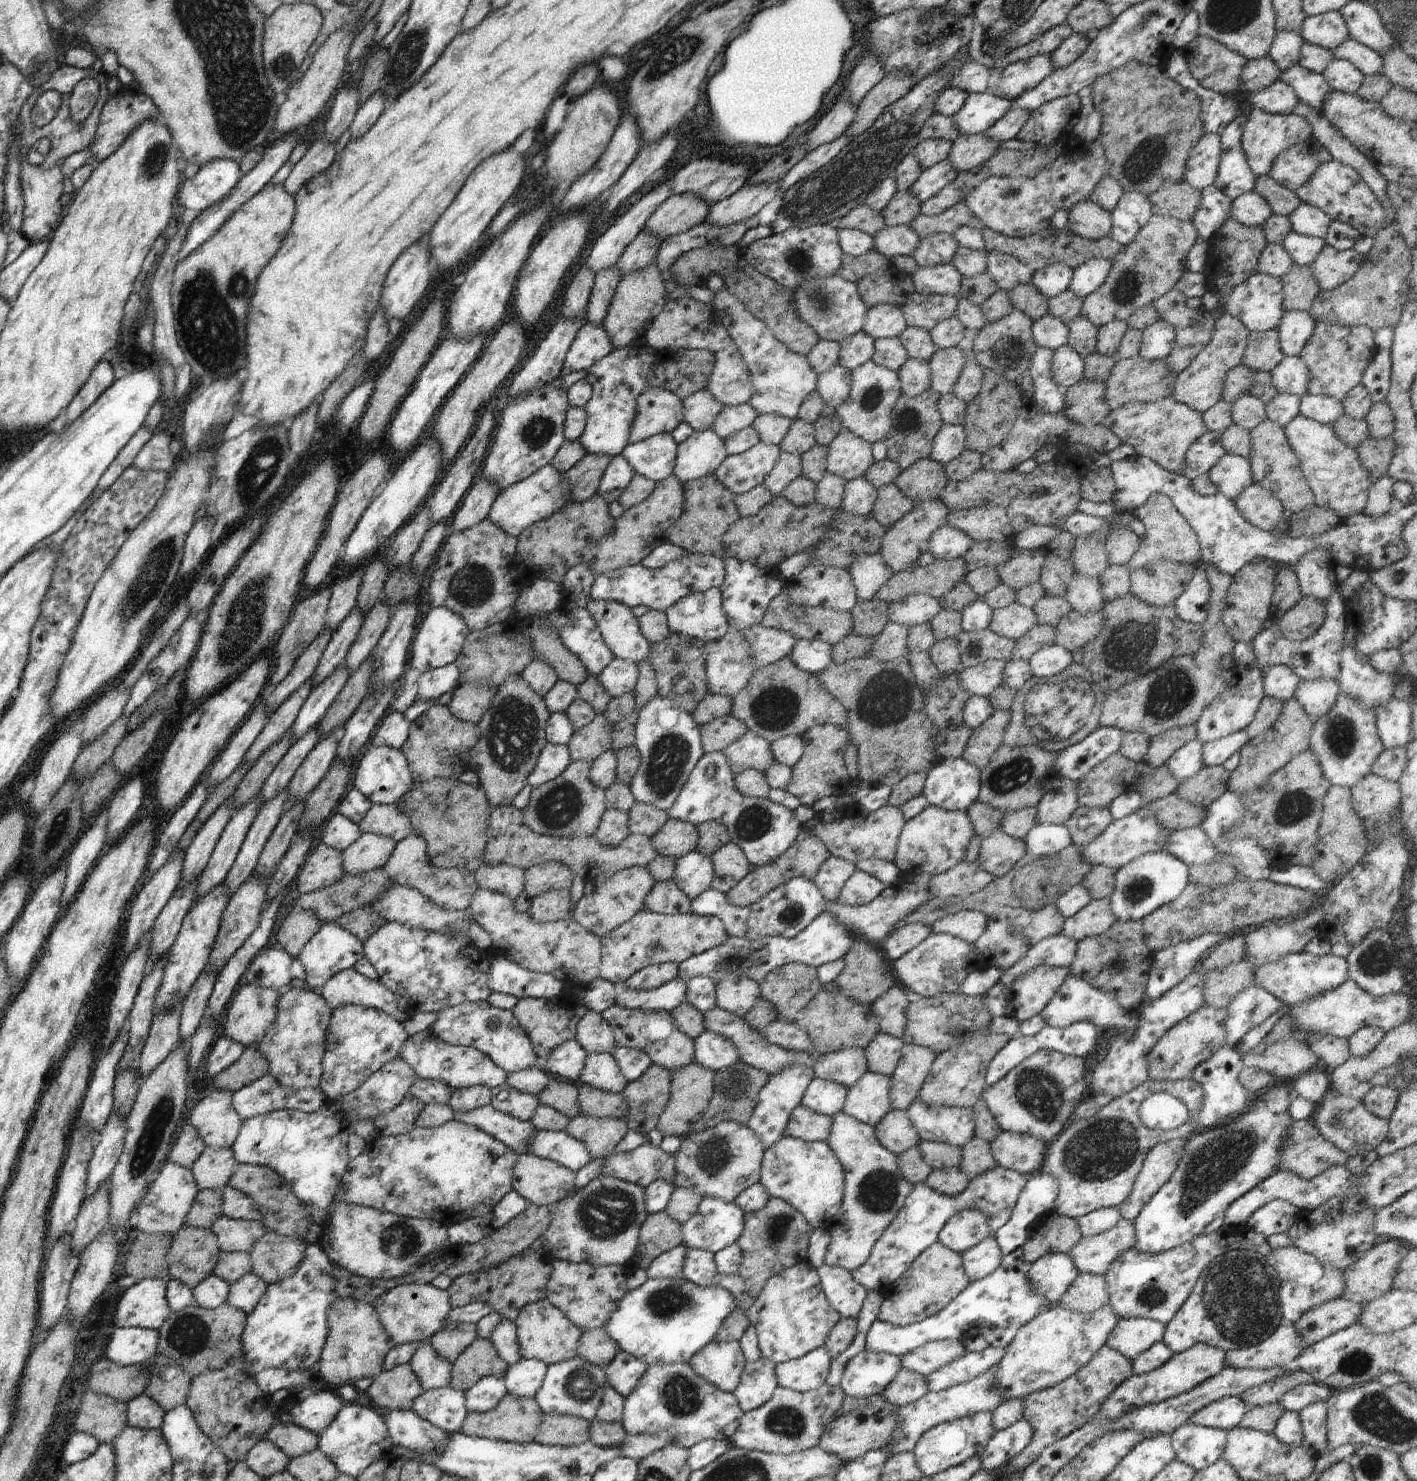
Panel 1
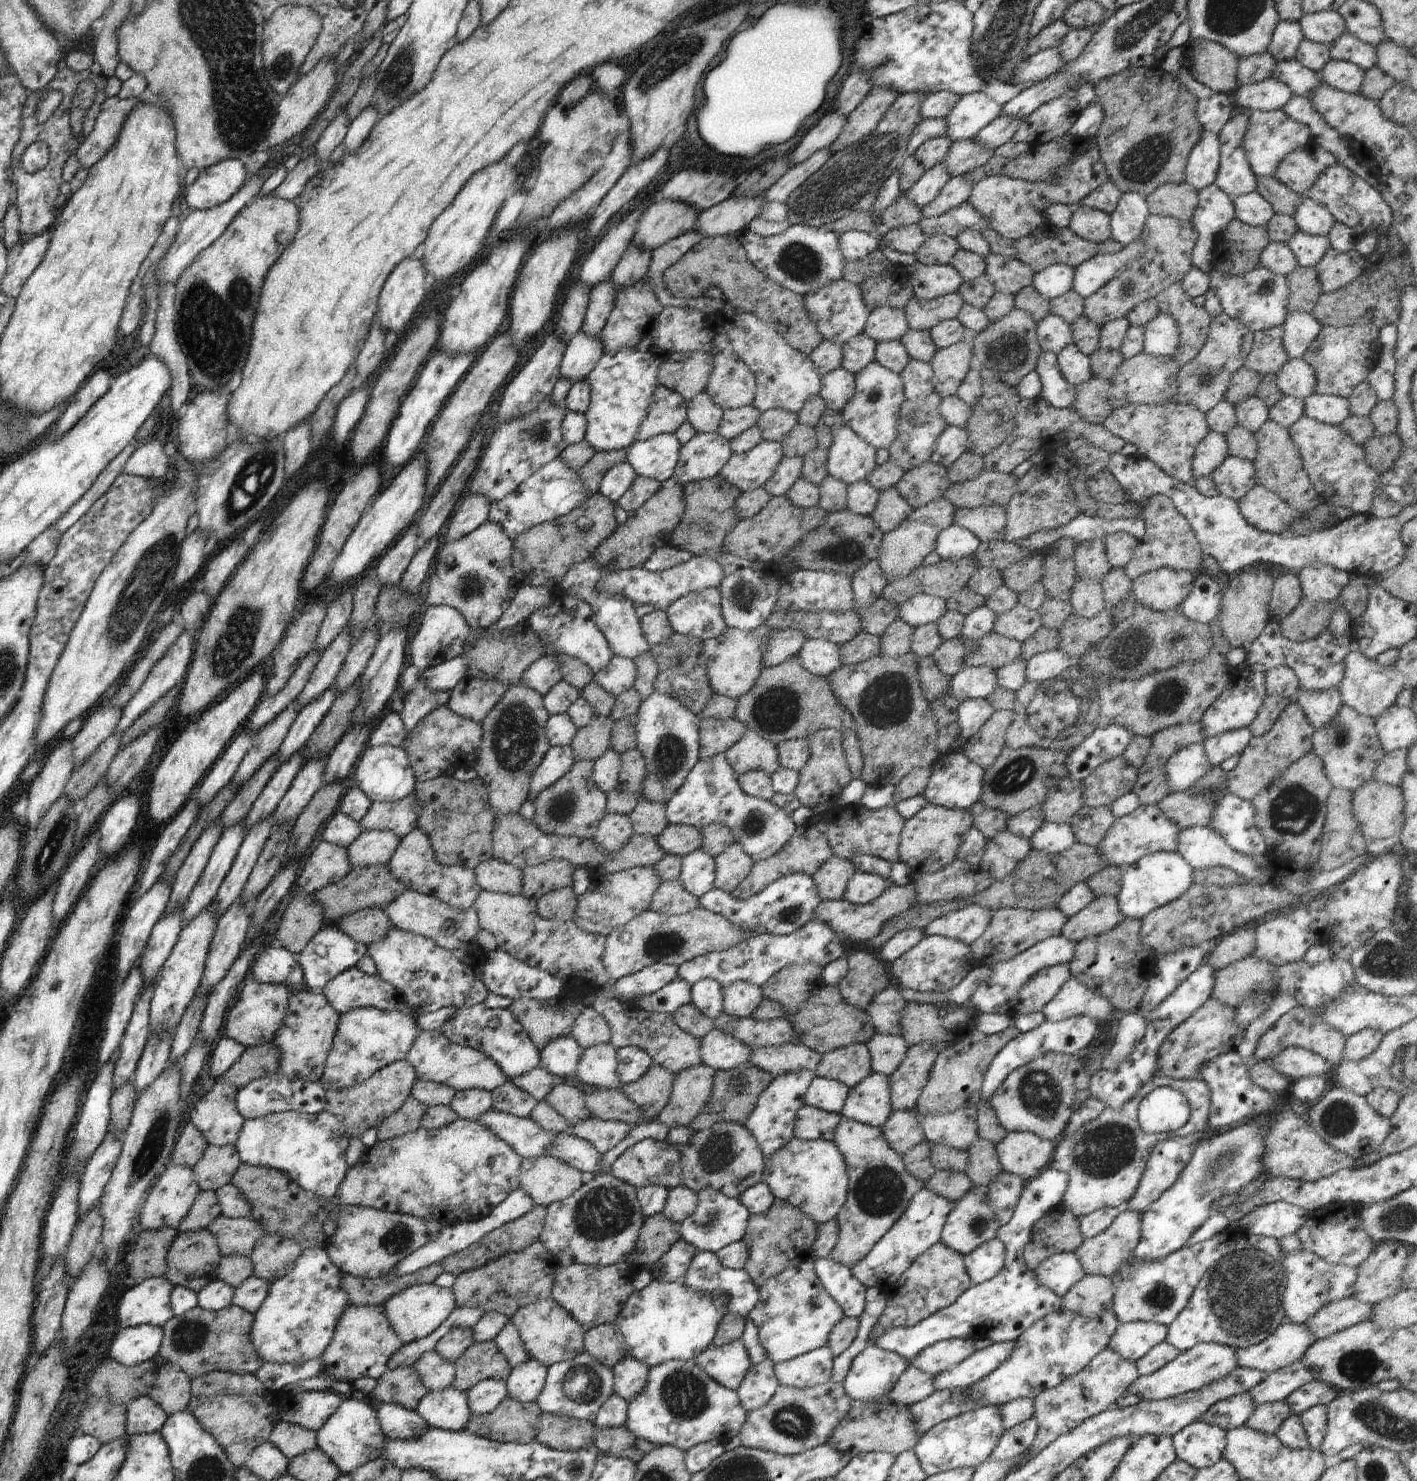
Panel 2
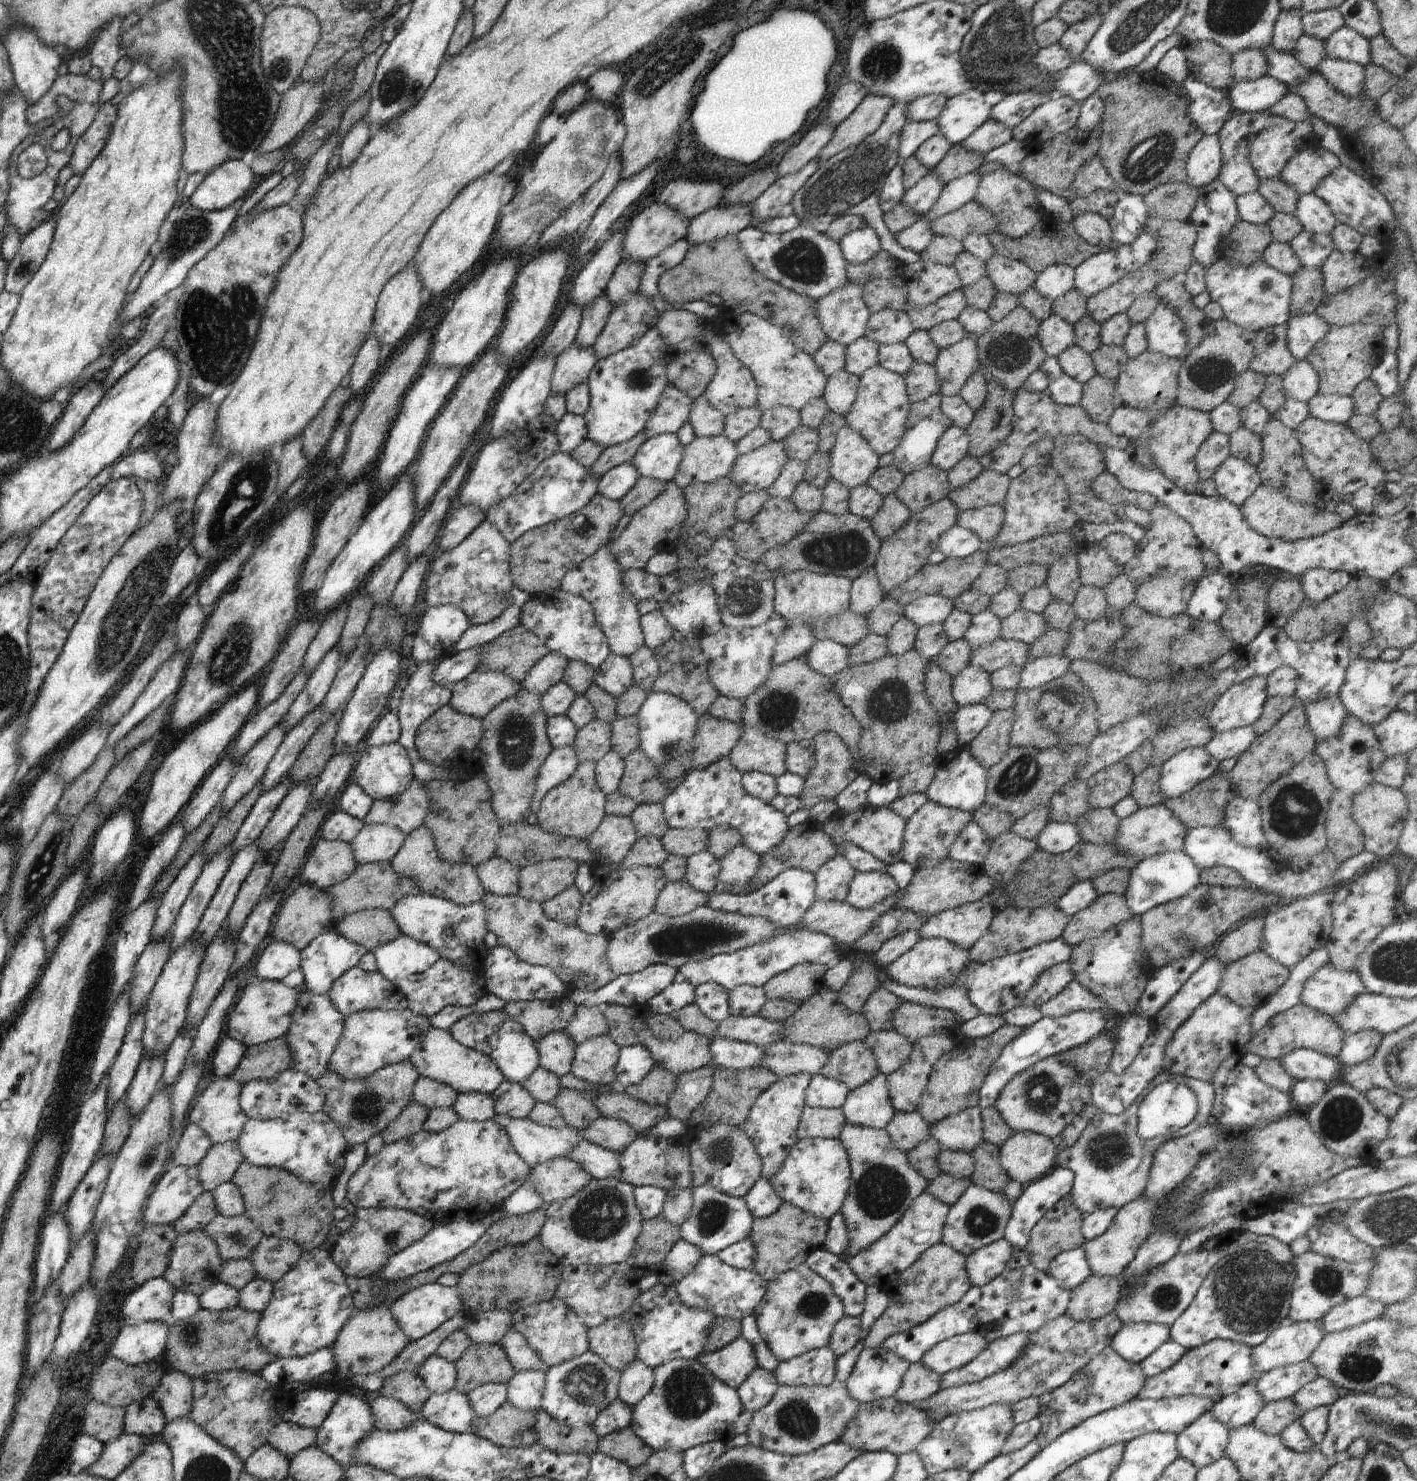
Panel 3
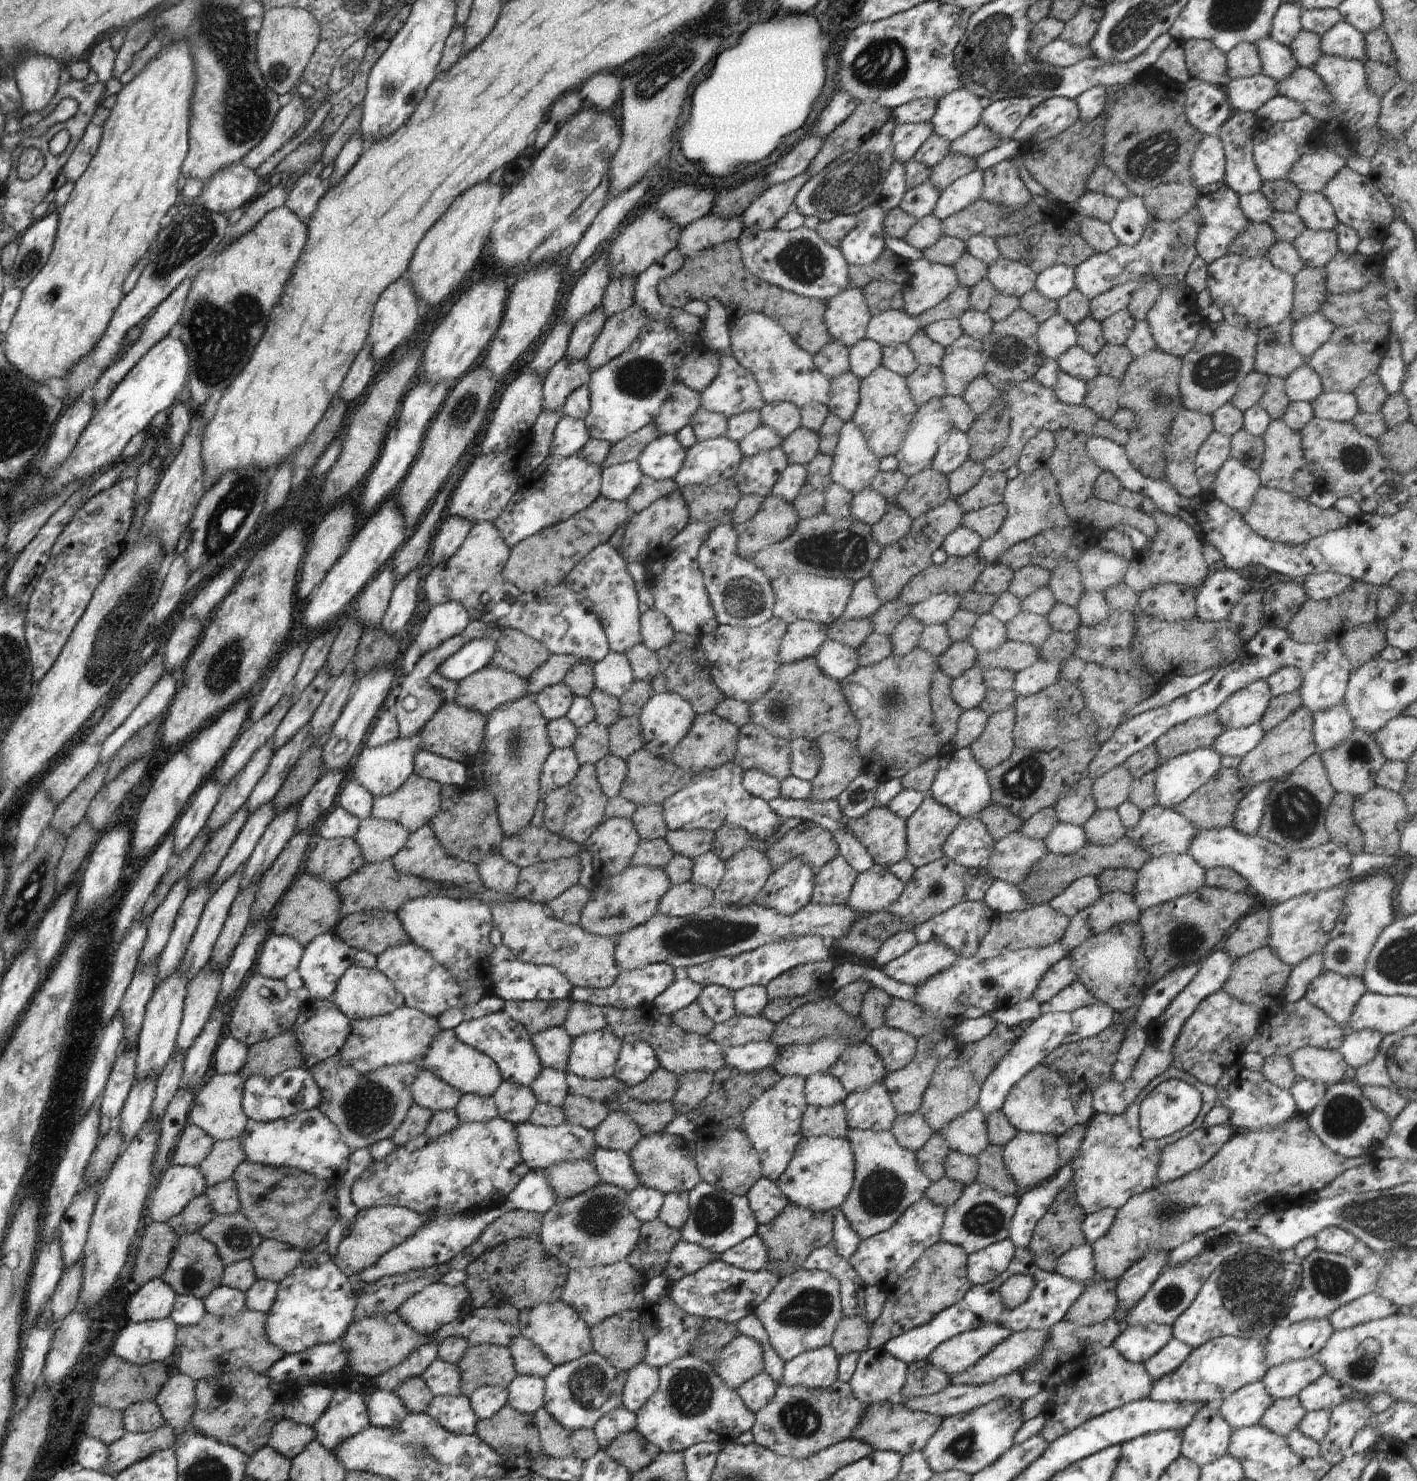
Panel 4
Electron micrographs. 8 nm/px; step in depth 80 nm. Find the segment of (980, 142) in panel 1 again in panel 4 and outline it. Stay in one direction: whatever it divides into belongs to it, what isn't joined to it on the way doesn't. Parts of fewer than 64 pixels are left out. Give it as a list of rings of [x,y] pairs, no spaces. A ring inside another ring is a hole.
[[[950,151],[942,162],[931,167],[929,181],[941,193],[952,182],[971,173],[974,169],[976,169],[975,159]]]

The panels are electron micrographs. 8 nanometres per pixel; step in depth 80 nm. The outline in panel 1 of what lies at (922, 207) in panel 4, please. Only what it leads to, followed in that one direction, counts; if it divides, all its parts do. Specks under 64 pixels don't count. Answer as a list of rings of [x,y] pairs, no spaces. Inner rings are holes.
[[[950,159],[943,160],[930,168],[923,169],[918,180],[910,187],[920,202],[932,198],[957,177],[957,170]]]

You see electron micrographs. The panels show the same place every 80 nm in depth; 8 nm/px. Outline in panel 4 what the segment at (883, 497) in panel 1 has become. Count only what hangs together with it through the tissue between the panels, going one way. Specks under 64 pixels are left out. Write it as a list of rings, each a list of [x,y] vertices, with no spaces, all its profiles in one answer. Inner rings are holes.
[[[890,502],[886,514],[876,524],[871,526],[874,538],[880,549],[886,548],[893,542],[898,542],[909,533],[913,519],[894,502]]]

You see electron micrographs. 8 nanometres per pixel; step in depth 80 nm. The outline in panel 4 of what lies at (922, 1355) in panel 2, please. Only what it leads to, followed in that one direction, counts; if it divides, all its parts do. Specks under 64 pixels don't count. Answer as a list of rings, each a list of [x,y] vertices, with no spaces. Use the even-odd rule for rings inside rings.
[[[998,1323],[966,1331],[940,1343],[926,1361],[947,1375],[963,1373],[1012,1333]]]

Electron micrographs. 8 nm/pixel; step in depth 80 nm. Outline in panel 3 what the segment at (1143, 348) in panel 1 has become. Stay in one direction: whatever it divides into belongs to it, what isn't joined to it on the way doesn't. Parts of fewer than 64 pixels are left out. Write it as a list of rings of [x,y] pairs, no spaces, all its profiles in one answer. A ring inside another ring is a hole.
[[[1162,303],[1145,320],[1147,350],[1184,360],[1187,336],[1181,318]]]

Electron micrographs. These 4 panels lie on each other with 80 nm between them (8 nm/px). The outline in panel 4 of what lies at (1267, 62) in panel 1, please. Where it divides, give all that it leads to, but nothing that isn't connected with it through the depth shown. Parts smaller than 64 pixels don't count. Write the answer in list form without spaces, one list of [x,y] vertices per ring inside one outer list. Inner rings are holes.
[[[1240,43],[1225,54],[1231,79],[1250,78],[1262,72],[1261,60],[1254,43]]]

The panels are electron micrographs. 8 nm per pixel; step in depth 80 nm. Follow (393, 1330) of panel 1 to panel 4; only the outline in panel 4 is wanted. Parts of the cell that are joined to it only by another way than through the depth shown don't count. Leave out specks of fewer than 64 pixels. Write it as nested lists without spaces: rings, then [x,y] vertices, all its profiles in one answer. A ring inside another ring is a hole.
[[[436,1282],[409,1296],[396,1311],[416,1332],[431,1335],[441,1326],[462,1318],[471,1308],[465,1284],[451,1287]]]

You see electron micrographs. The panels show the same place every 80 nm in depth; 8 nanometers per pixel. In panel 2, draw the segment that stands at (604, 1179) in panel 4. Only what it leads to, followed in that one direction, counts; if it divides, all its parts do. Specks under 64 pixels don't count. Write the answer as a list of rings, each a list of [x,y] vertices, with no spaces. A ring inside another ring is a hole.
[[[569,1132],[557,1133],[553,1143],[542,1156],[561,1160],[576,1170],[588,1173],[598,1172],[598,1162],[602,1157],[590,1141],[586,1142]]]

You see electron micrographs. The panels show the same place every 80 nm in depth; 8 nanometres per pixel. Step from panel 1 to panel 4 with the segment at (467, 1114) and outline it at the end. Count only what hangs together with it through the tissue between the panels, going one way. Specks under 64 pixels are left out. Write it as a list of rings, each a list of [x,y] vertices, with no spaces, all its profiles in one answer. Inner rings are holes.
[[[529,1120],[515,1125],[517,1143],[522,1160],[532,1169],[545,1169],[551,1164],[576,1159],[589,1160],[589,1154],[598,1148],[594,1133],[580,1125],[562,1123],[558,1126],[543,1127],[532,1124]]]

